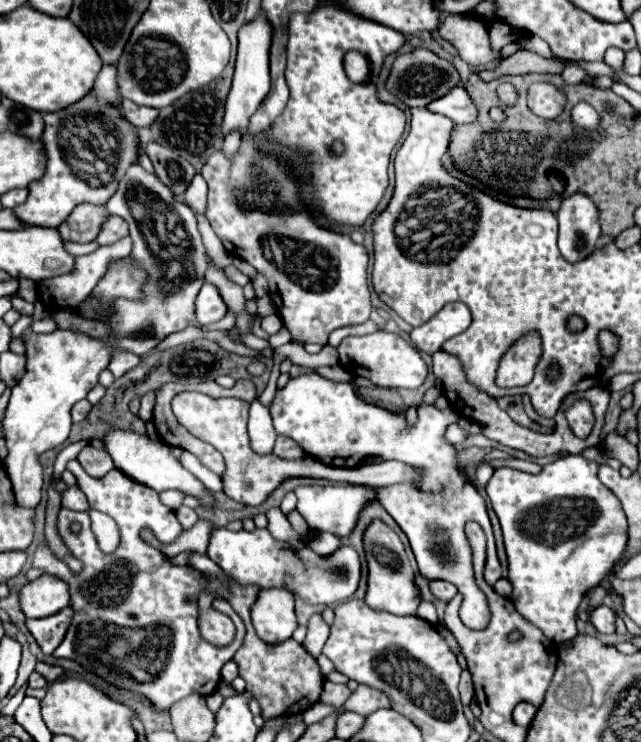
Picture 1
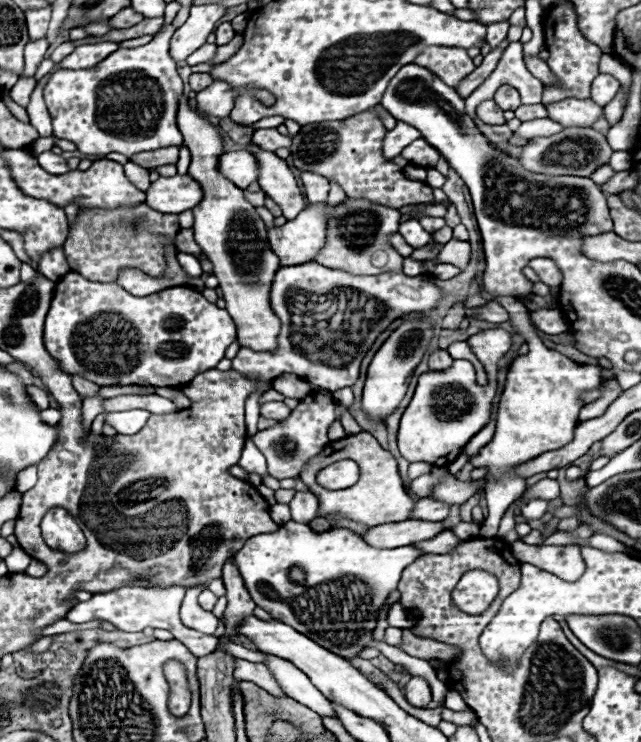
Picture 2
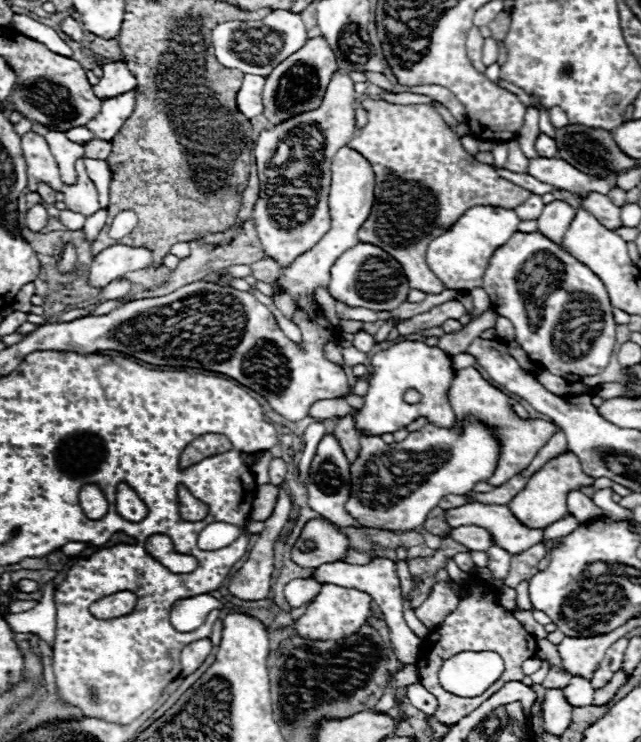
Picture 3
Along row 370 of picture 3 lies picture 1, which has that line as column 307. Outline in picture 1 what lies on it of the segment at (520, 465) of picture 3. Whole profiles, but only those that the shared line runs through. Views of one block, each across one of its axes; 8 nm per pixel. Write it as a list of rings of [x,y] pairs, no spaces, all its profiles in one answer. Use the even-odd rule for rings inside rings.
[[[182,392],[172,400],[174,416],[182,426],[186,426],[196,438],[212,444],[220,454],[224,454],[226,470],[222,476],[222,492],[232,498],[234,502],[240,502],[244,506],[260,506],[268,500],[268,496],[288,478],[320,478],[330,482],[344,482],[344,484],[360,484],[370,488],[382,488],[398,482],[412,482],[412,478],[418,478],[418,472],[412,466],[406,466],[404,462],[390,460],[390,462],[374,462],[370,466],[358,466],[358,468],[334,468],[324,466],[322,462],[302,456],[298,460],[284,460],[274,454],[260,456],[250,448],[246,422],[248,422],[248,408],[250,404],[236,398],[210,398],[200,392]]]

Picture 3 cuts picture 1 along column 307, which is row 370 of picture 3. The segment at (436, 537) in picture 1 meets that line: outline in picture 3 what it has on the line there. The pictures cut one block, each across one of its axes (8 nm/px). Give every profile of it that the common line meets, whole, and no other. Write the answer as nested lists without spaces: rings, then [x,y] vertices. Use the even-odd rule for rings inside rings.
[[[404,340],[376,352],[372,356],[372,368],[374,370],[368,380],[370,386],[368,394],[364,396],[364,406],[354,416],[354,426],[362,436],[392,434],[414,422],[418,416],[426,416],[432,424],[438,424],[442,428],[450,428],[454,424],[456,416],[446,400],[446,392],[454,378],[454,368],[446,352],[436,346],[426,346],[418,340]],[[406,390],[418,390],[422,394],[422,400],[418,404],[404,402]]]

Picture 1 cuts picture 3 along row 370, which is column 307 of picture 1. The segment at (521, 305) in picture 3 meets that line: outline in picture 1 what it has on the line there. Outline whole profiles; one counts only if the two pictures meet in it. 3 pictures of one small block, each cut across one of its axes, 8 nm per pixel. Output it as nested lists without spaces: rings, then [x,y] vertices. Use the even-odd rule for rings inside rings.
[[[214,528],[206,548],[206,556],[242,586],[258,584],[262,588],[288,588],[310,604],[334,606],[338,600],[350,598],[356,592],[360,580],[360,560],[354,548],[342,546],[332,556],[322,558],[312,550],[294,552],[290,546],[278,544],[268,530],[258,528],[254,532],[232,532],[228,528]]]

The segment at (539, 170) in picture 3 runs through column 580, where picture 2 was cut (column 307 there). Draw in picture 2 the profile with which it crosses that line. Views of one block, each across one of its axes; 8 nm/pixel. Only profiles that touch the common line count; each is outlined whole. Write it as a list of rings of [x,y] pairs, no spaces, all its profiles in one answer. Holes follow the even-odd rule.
[[[302,172],[302,184],[304,184],[304,194],[308,202],[326,202],[328,192],[330,192],[330,182],[324,176],[318,176],[314,172]]]

